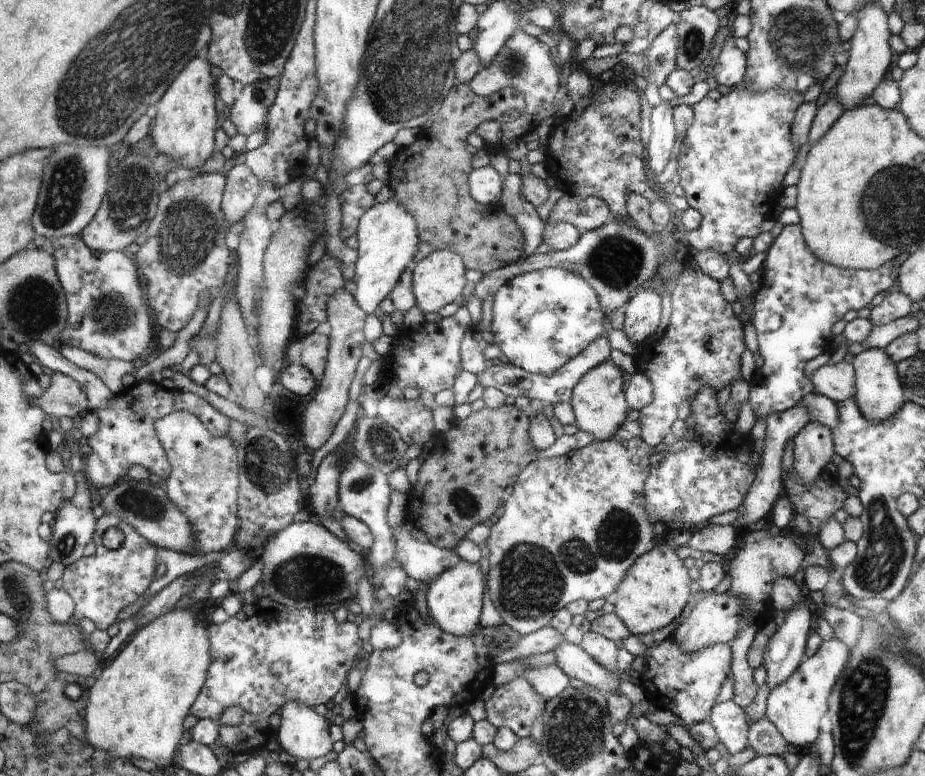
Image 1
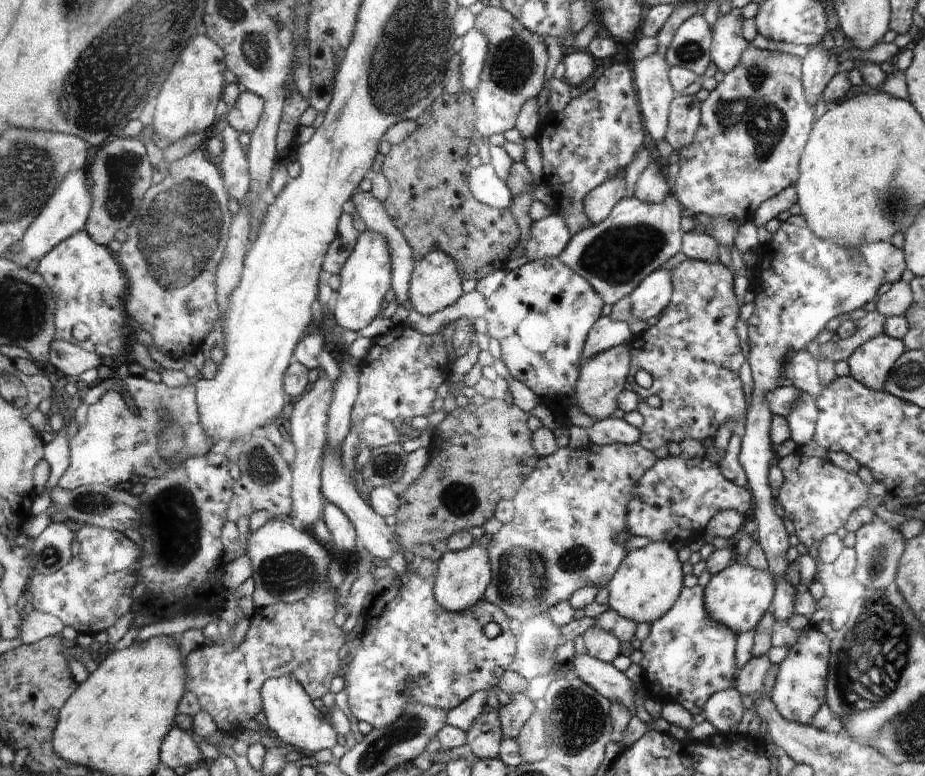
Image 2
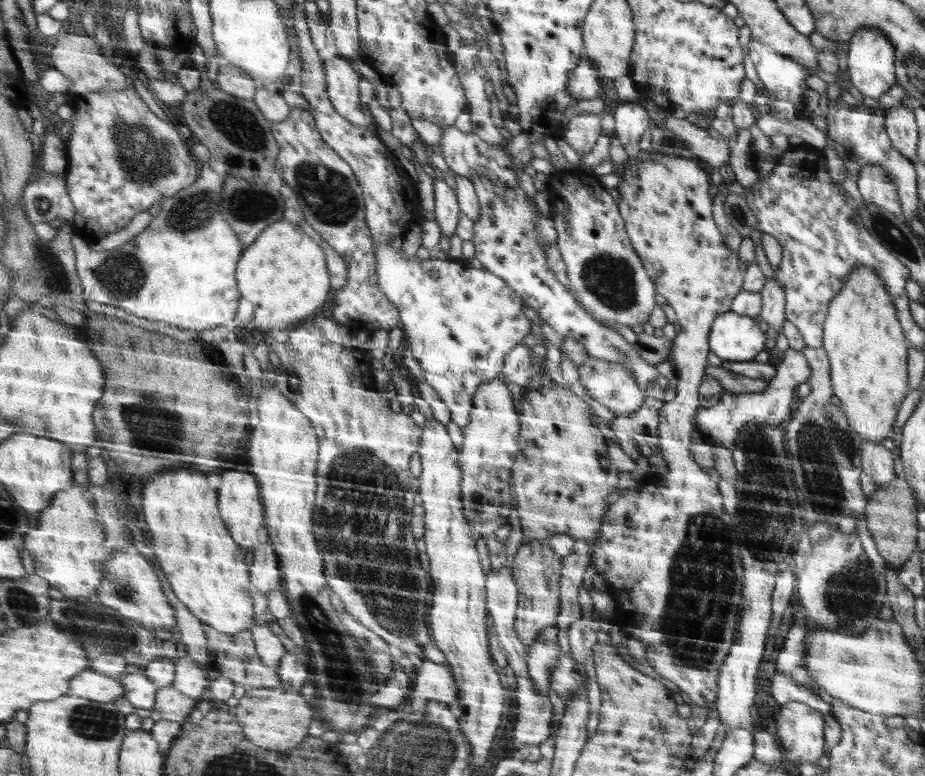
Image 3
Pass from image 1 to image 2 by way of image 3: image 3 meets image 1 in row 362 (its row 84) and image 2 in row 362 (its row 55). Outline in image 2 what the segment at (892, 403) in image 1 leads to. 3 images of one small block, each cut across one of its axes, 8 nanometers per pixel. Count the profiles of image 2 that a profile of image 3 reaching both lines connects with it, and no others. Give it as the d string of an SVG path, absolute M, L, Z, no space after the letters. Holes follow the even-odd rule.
M881 332L879 336L873 336L869 342L857 346L853 354L847 358L849 376L853 376L853 380L861 382L863 386L875 392L881 392L891 368L903 354L903 340L895 340Z

